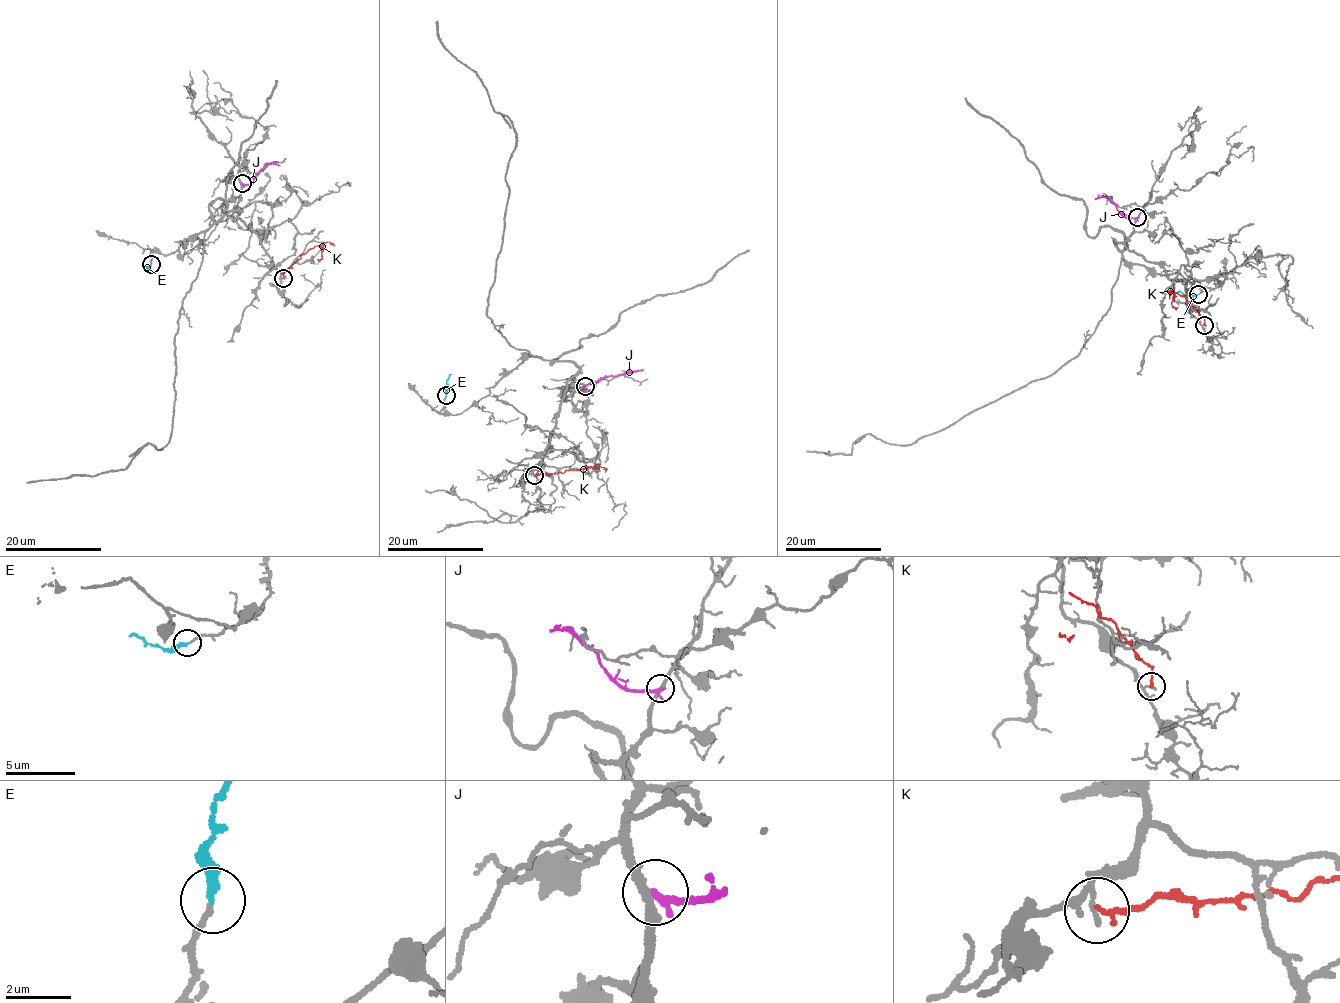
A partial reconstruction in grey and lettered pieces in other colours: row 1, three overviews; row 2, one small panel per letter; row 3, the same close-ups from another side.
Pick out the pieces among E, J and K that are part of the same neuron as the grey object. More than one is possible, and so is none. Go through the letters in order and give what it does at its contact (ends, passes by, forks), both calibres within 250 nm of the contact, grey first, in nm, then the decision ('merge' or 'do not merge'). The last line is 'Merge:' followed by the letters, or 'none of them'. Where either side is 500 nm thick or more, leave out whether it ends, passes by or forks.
E: it ends there; 160 nm thick on the grey side, 240 nm on the other; merge
J: it ends there; 280 nm thick on the grey side, 260 nm on the other; do not merge
K: it ends there; 110 nm thick on the grey side, 150 nm on the other; do not merge
Merge: E

